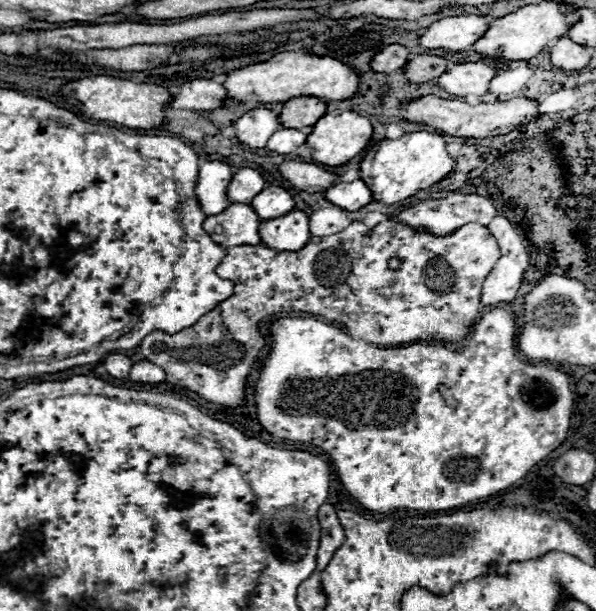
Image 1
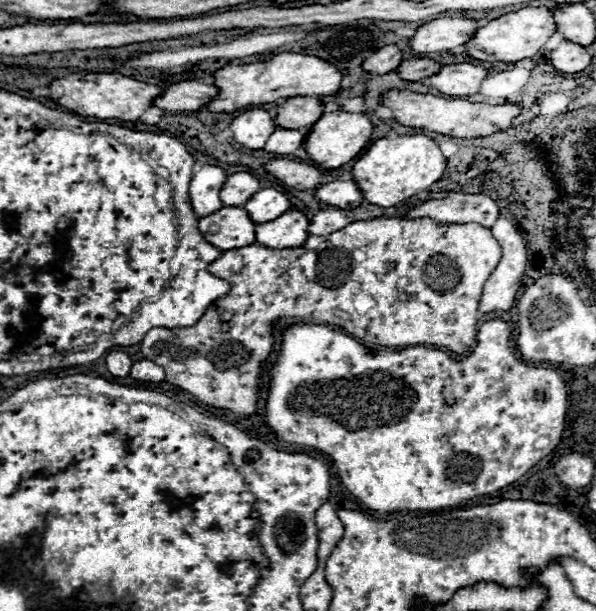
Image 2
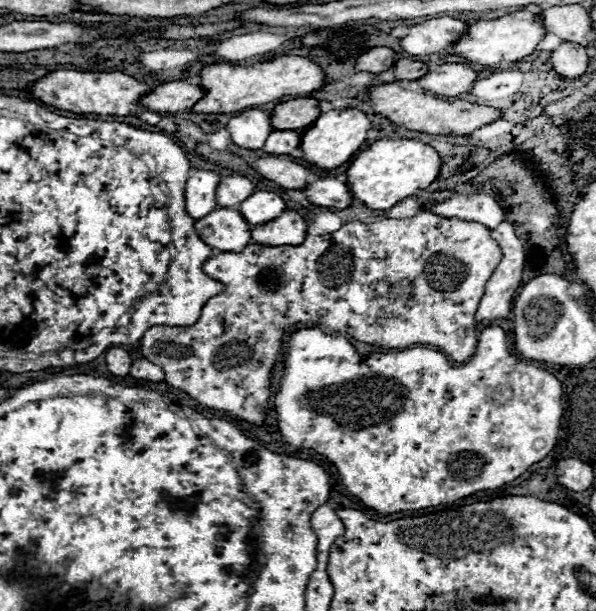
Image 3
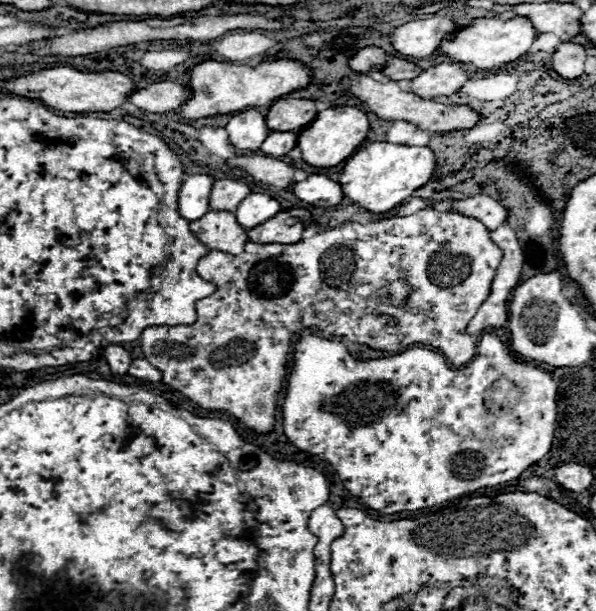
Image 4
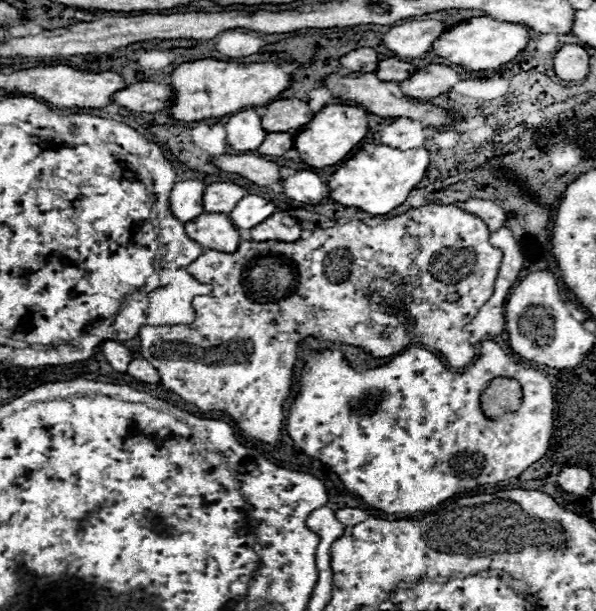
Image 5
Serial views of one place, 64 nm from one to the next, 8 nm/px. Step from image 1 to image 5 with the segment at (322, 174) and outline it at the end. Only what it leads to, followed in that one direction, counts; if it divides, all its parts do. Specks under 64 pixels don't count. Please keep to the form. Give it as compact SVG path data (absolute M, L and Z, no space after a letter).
M222 154L222 156L212 156L210 162L222 170L222 172L230 172L230 174L240 174L246 180L260 184L260 186L268 186L268 184L278 184L278 180L282 178L278 174L278 166L258 154Z

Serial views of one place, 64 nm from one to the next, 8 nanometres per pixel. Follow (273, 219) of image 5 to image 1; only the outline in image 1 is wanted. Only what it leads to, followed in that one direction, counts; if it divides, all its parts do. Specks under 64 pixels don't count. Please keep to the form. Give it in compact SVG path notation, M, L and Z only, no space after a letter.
M292 210L282 218L274 218L270 222L260 222L258 234L262 244L274 250L300 250L310 240L308 230L308 214L300 210Z

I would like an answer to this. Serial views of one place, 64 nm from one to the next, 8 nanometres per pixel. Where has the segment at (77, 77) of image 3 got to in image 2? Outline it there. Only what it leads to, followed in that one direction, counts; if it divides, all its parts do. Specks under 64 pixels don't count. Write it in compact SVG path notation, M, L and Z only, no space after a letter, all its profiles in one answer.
M114 72L114 74L66 74L64 78L52 80L46 92L48 98L54 100L58 106L64 106L76 114L136 122L140 114L152 106L150 102L160 94L160 88Z

